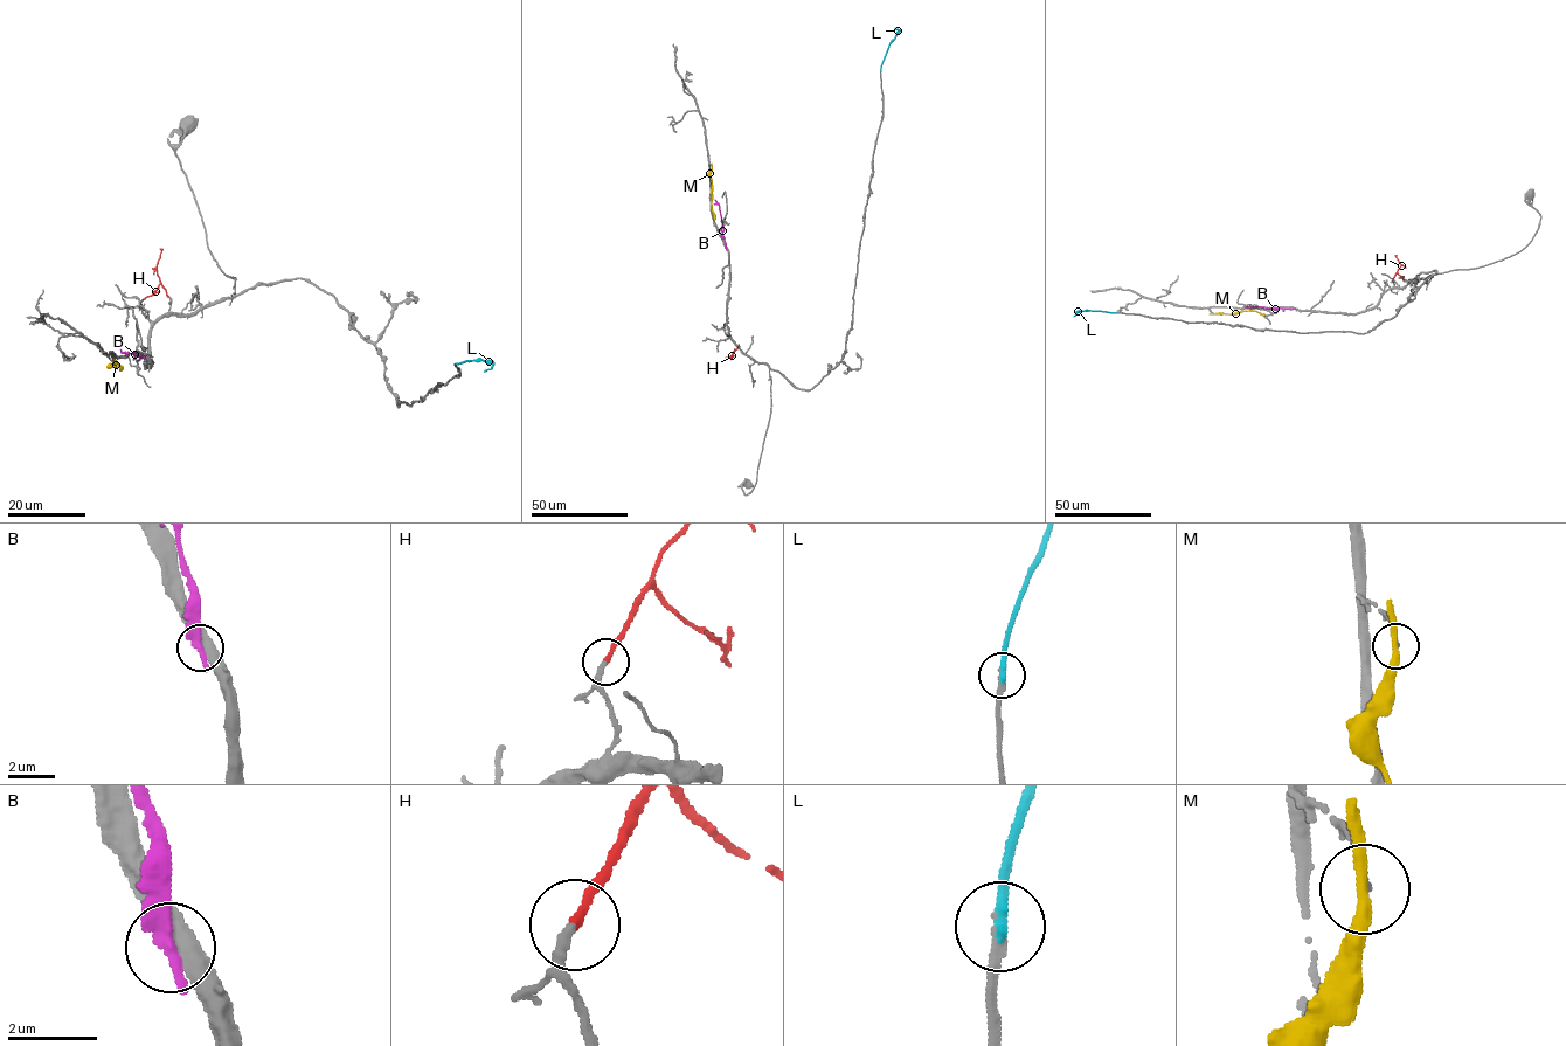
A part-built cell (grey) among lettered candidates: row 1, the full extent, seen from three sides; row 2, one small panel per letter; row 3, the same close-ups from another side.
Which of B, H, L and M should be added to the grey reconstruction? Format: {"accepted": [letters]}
{"accepted": ["H", "L"]}

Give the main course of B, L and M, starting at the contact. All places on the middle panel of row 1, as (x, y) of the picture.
B: (726, 248), (719, 205), (714, 203)
L: (880, 69), (889, 44), (899, 30), (895, 28)
M: (712, 167), (714, 220)

